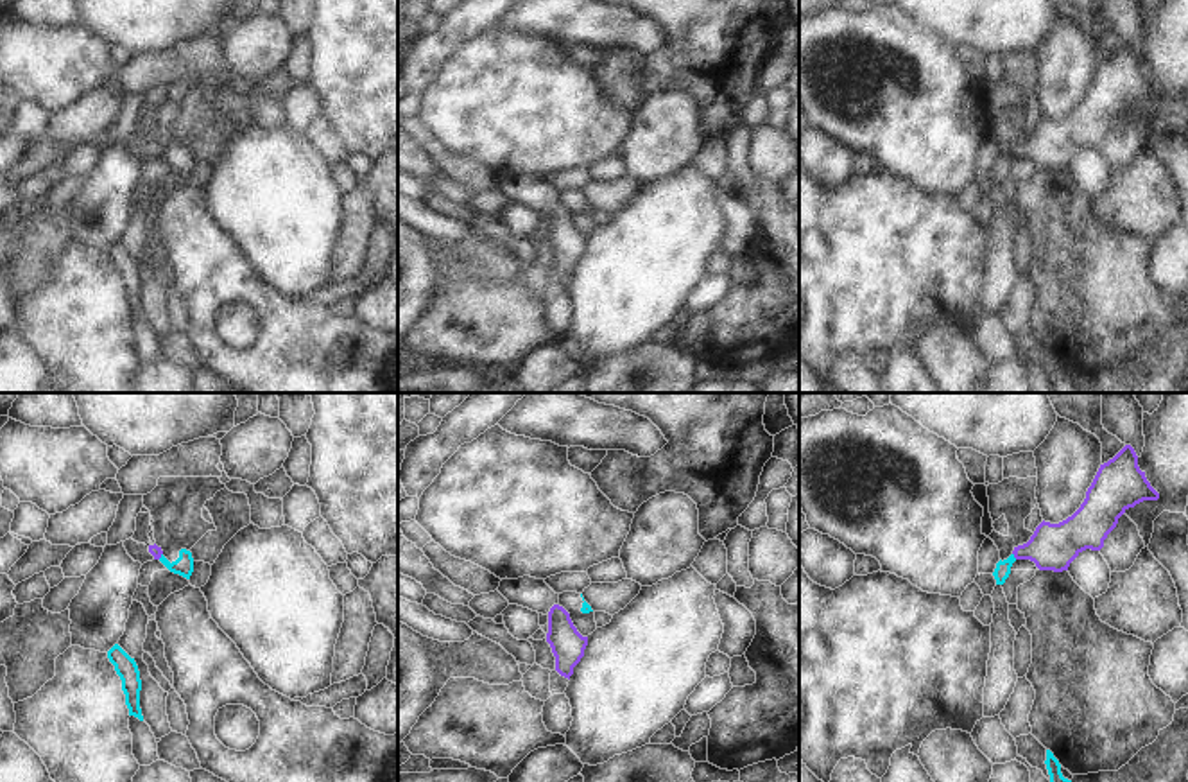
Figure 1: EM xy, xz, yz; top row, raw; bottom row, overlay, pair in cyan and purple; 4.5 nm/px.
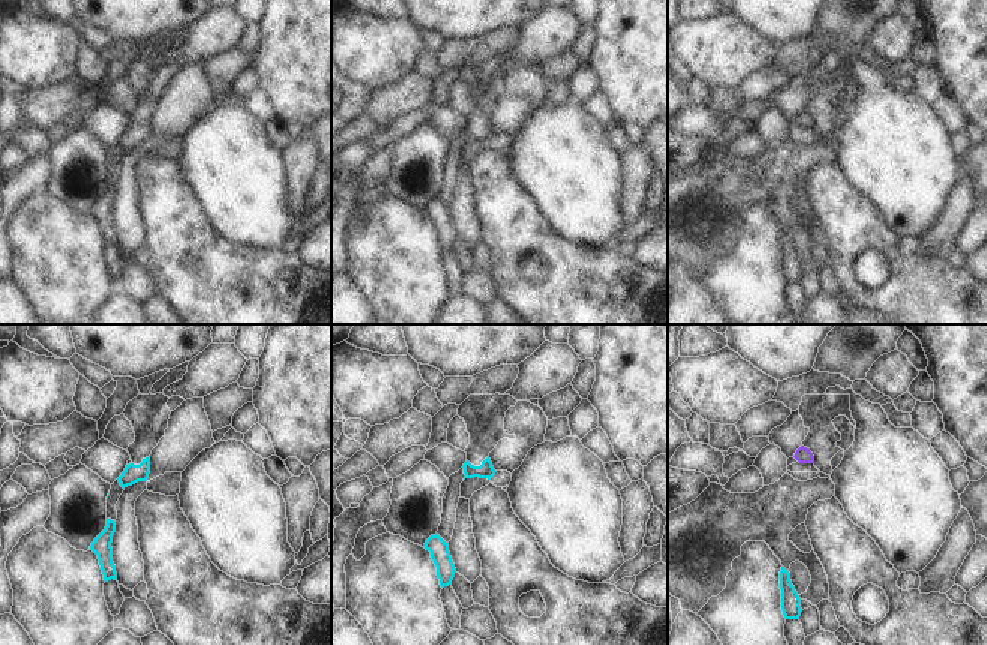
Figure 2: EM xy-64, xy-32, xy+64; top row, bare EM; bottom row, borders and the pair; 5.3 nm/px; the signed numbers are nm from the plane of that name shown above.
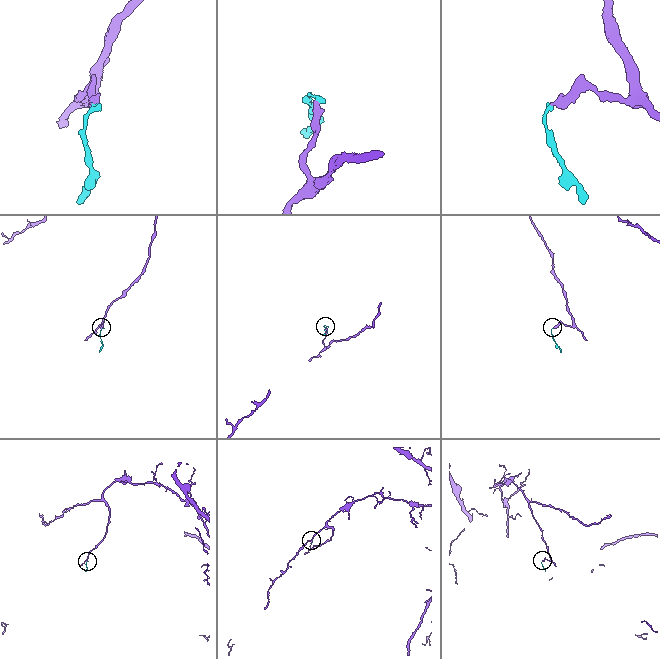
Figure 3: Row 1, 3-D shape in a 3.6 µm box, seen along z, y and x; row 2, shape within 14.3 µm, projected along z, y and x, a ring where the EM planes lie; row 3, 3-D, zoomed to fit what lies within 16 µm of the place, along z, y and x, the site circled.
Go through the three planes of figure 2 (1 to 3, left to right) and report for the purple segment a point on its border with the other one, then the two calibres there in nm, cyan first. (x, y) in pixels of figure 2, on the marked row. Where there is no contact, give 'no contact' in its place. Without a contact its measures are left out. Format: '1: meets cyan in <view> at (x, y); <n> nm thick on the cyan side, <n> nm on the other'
1: no contact
2: no contact
3: no contact

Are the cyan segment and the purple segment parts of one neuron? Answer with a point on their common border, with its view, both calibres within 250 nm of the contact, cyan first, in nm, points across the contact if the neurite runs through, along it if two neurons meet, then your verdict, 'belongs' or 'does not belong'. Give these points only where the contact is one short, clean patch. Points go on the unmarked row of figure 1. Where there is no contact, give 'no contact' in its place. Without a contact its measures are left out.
yz (1013, 155) | 70/200 nm | along yz (1013, 151), (1016, 156) | does not belong

